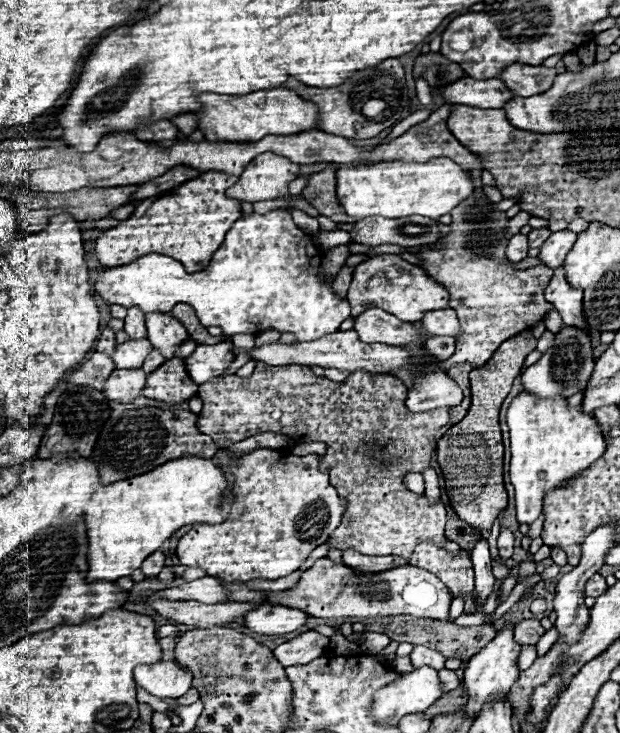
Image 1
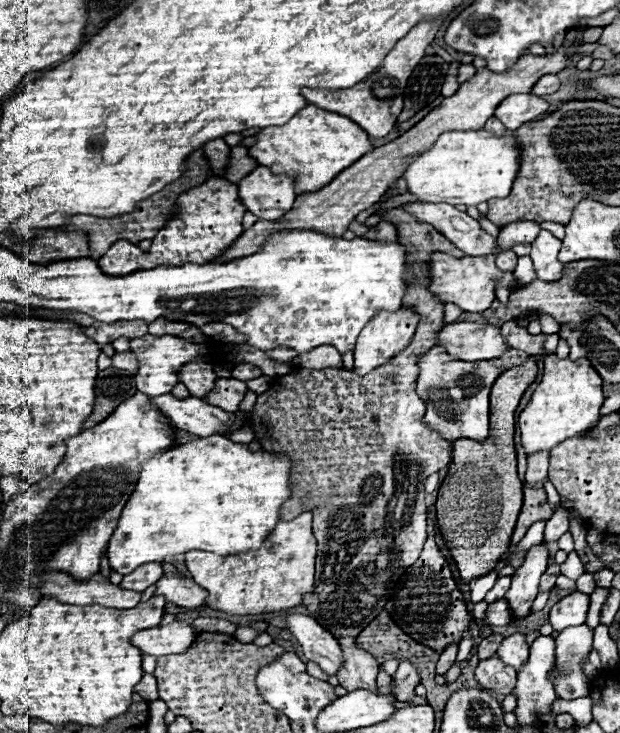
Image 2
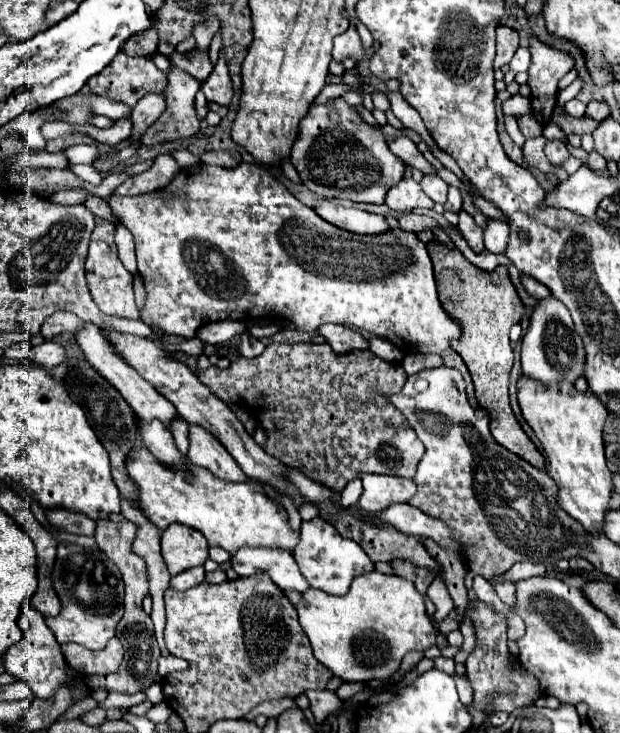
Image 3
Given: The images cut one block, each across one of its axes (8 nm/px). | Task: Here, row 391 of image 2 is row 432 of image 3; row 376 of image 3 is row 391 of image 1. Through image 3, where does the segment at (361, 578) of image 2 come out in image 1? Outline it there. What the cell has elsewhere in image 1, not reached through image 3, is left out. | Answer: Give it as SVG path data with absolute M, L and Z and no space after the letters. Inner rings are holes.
M256 364L256 370L250 378L230 374L214 378L200 386L198 396L202 398L204 408L198 414L198 428L200 432L212 436L218 448L232 446L234 442L242 442L262 432L286 434L298 444L324 442L328 450L320 456L320 468L326 472L330 468L330 484L348 502L342 524L328 538L330 548L338 548L342 552L356 550L370 556L398 554L410 558L418 542L434 540L438 548L446 548L446 552L450 552L452 556L458 556L462 548L456 542L448 540L444 534L446 510L432 510L424 496L418 496L404 486L406 474L430 468L430 456L436 448L434 434L448 424L450 408L436 408L430 412L414 414L404 406L404 394L406 386L394 376L372 378L364 372L354 372L344 382L332 382L324 376L316 376L309 366L302 364Z

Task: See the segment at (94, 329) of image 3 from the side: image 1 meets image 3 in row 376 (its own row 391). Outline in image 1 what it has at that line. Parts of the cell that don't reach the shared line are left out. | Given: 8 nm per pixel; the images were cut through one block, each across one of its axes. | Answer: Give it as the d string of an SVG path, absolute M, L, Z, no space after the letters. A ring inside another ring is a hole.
M114 370L106 380L104 394L118 402L130 404L138 396L142 396L142 388L146 386L146 372L142 370Z

